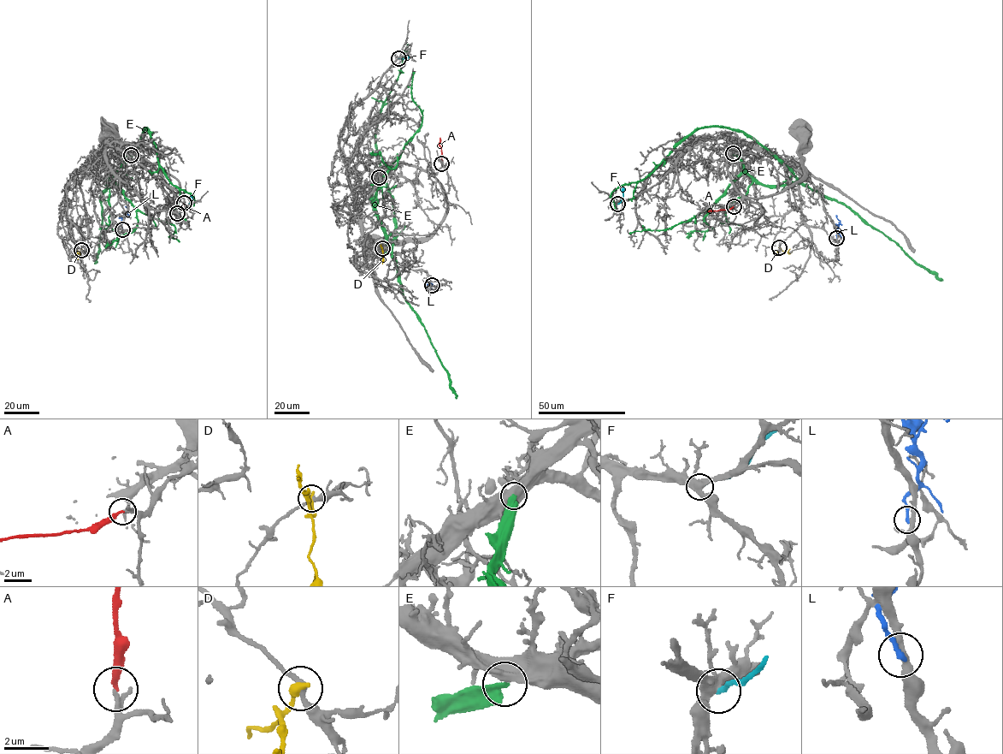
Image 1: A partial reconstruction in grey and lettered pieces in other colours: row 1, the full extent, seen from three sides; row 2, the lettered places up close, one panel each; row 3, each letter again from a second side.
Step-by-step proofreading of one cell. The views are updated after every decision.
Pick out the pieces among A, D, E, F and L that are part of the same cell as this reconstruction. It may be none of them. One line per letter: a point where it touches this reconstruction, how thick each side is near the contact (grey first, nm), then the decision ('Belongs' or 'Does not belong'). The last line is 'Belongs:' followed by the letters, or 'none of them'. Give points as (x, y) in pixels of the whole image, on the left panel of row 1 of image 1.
A: Touches grey at (184, 203). Thickness 160 nm (grey) against 260 nm. Belongs
D: Touches grey at (81, 250). Thickness 260 nm (grey) against 440 nm. Does not belong
E: Touches grey at (131, 155). Thickness 480 nm (grey) against 280 nm. Does not belong
F: Touches grey at (177, 213). Thickness 400 nm (grey) against 220 nm. Does not belong
L: Touches grey at (122, 229). Thickness 320 nm (grey) against 240 nm. Does not belong
Belongs: A

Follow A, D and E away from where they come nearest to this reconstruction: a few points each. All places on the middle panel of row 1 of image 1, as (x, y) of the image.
A: (441, 163), (439, 137)
D: (382, 248), (382, 264)
E: (379, 177), (374, 210), (391, 246), (396, 225), (375, 134), (404, 53), (408, 53)

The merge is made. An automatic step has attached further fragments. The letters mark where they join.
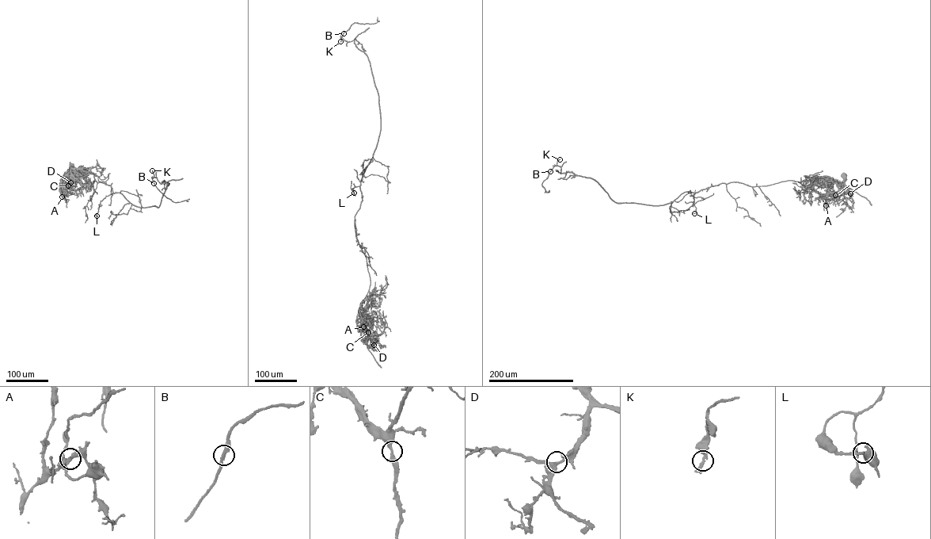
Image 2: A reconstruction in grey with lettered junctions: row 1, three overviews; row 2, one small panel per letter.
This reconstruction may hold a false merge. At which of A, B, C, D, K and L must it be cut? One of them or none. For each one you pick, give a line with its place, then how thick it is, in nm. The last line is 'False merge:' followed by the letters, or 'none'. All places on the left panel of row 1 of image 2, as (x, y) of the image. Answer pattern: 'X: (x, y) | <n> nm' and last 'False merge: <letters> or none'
A: (62, 196) | 280 nm
False merge: A

